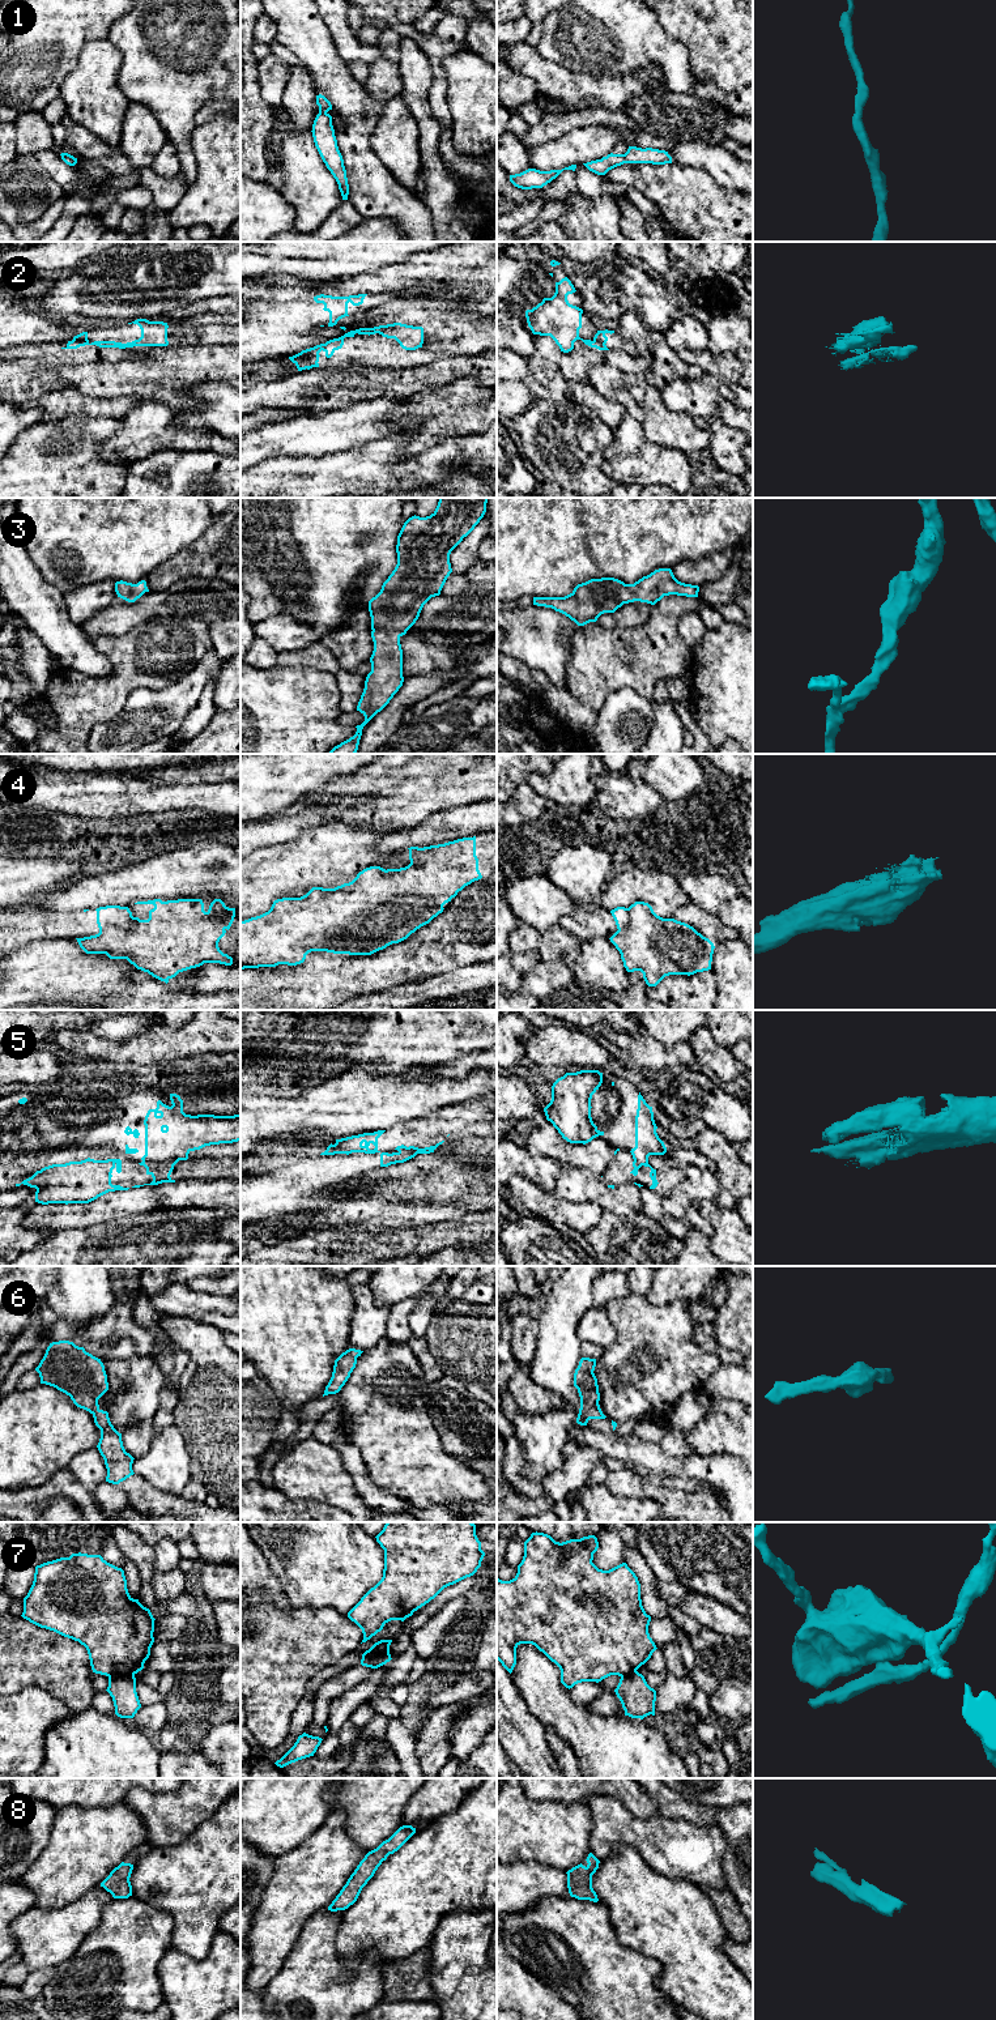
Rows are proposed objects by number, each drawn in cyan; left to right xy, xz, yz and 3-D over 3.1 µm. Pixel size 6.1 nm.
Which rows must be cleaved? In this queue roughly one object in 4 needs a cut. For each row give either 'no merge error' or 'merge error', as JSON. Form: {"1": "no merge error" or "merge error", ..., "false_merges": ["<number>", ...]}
{"1": "no merge error", "2": "merge error", "3": "no merge error", "4": "merge error", "5": "merge error", "6": "no merge error", "7": "merge error", "8": "no merge error", "false_merges": ["2", "4", "5", "7"]}

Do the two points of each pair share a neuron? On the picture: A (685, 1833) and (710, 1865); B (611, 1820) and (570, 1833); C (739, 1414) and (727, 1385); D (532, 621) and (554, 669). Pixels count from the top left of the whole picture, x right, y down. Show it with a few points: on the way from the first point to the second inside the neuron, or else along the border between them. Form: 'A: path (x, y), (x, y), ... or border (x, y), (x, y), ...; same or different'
A: path (686, 1841), (702, 1857); same
B: border (584, 1802), (591, 1818), (591, 1852); different
C: border (711, 1397), (726, 1397), (739, 1402); different
D: path (535, 633), (552, 657); same

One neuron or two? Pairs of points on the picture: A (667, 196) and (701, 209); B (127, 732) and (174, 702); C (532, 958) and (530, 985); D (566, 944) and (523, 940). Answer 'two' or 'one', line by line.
A: one
B: one
C: two
D: one

